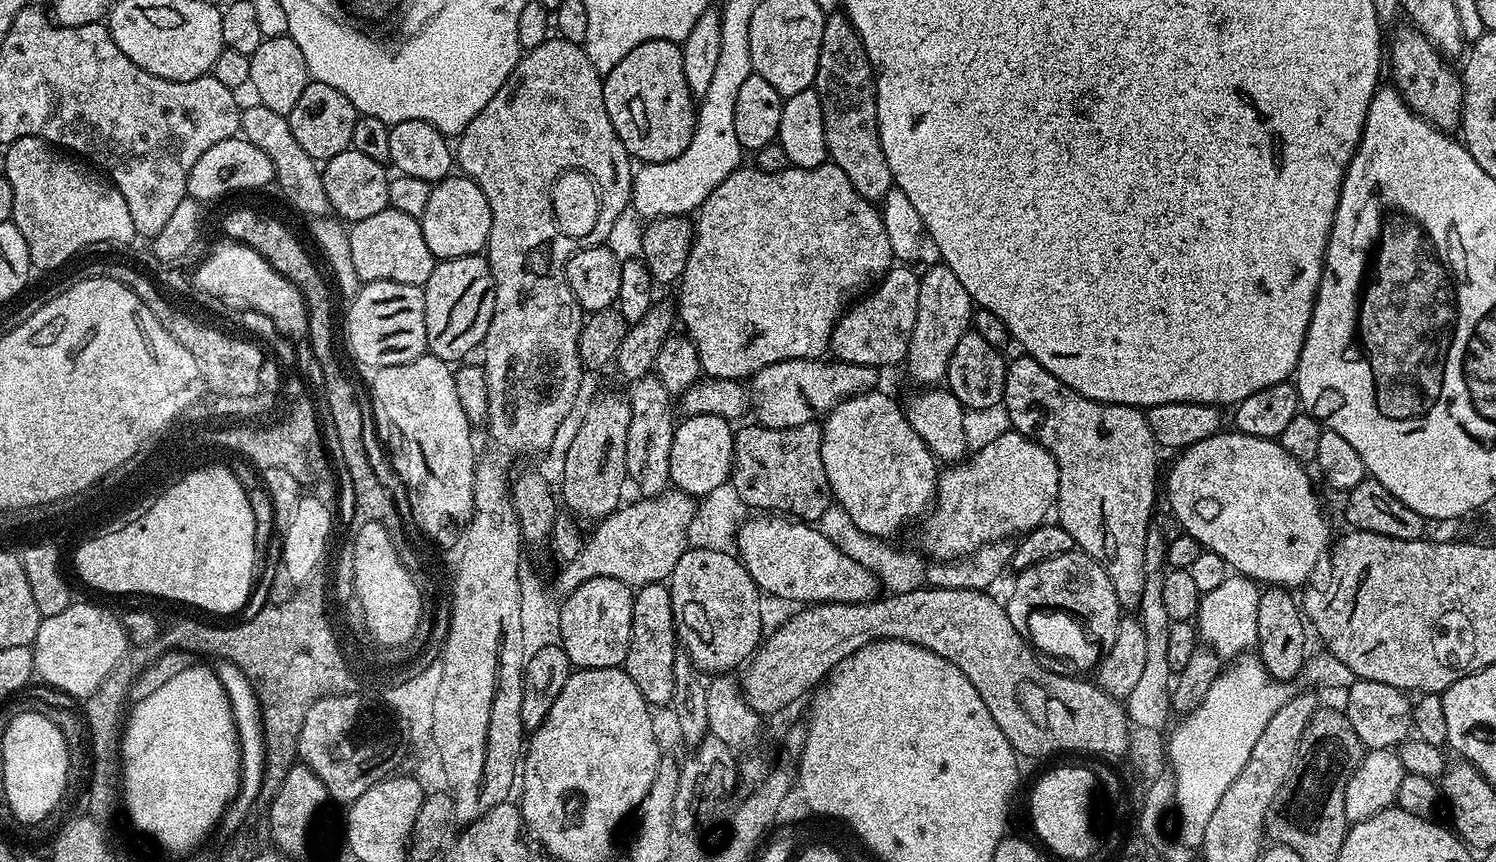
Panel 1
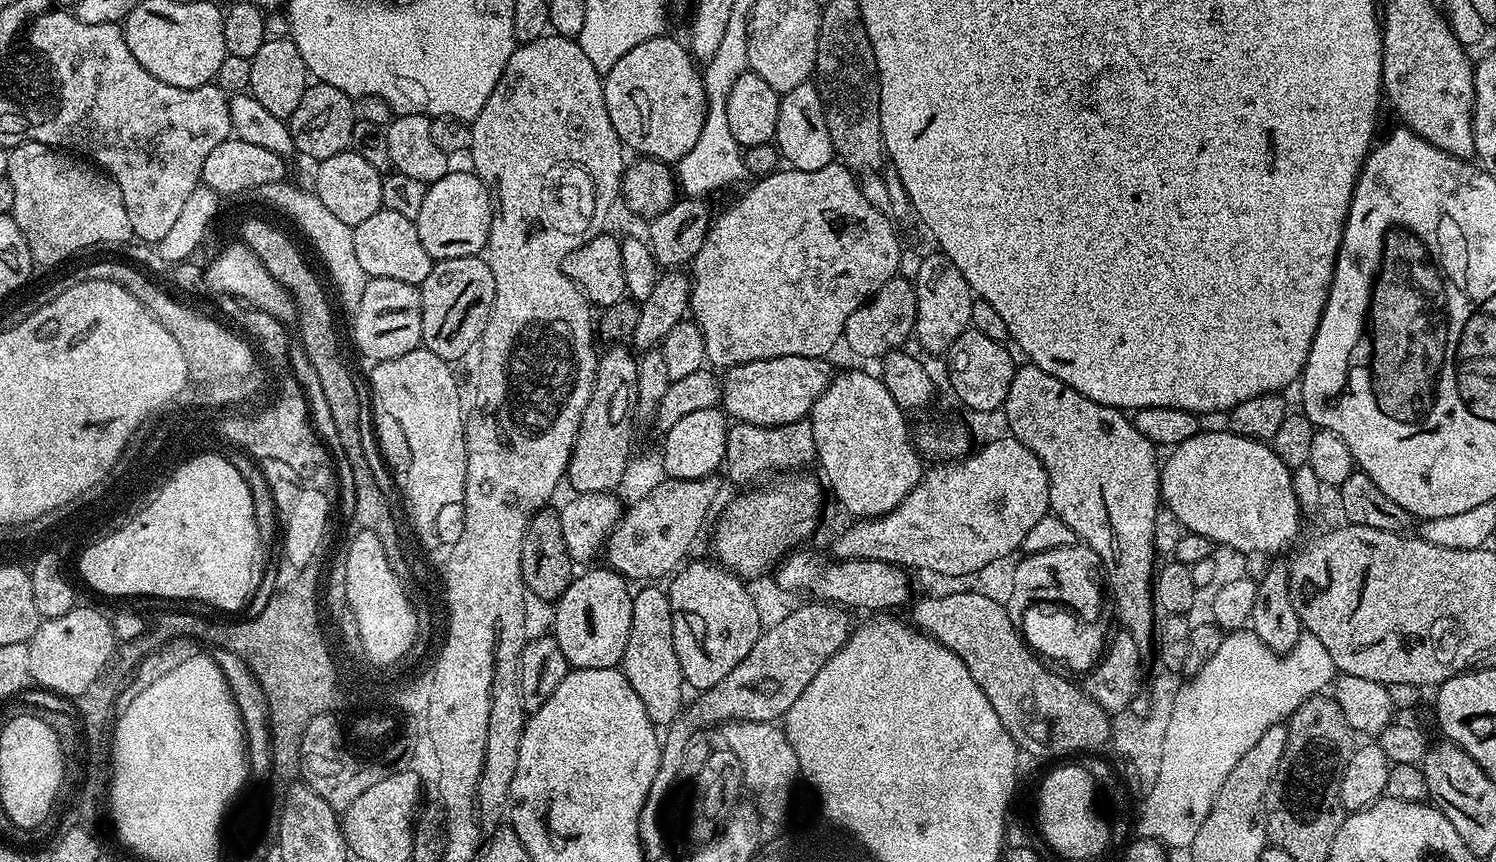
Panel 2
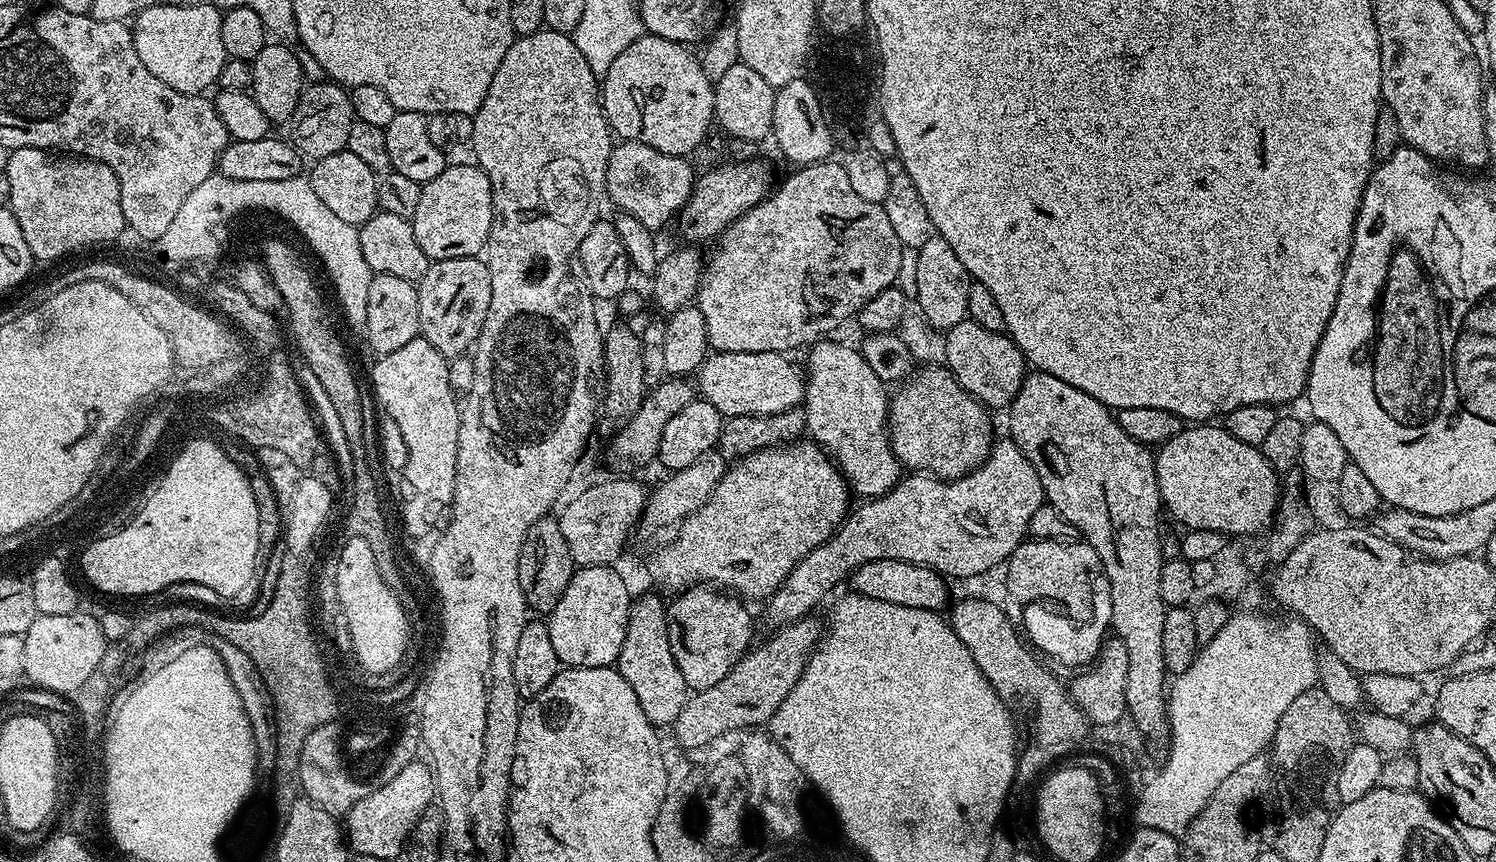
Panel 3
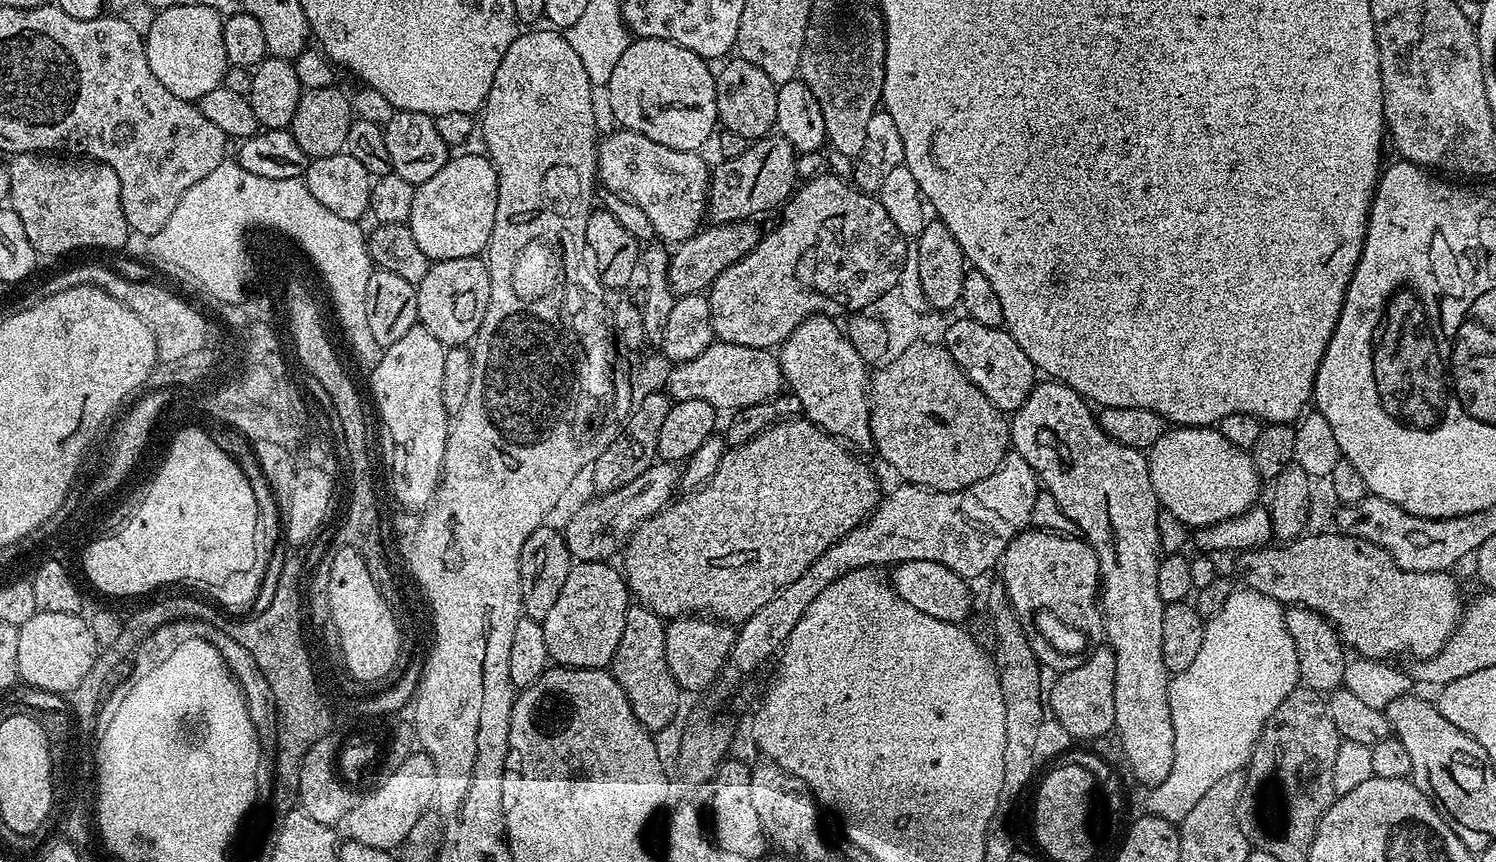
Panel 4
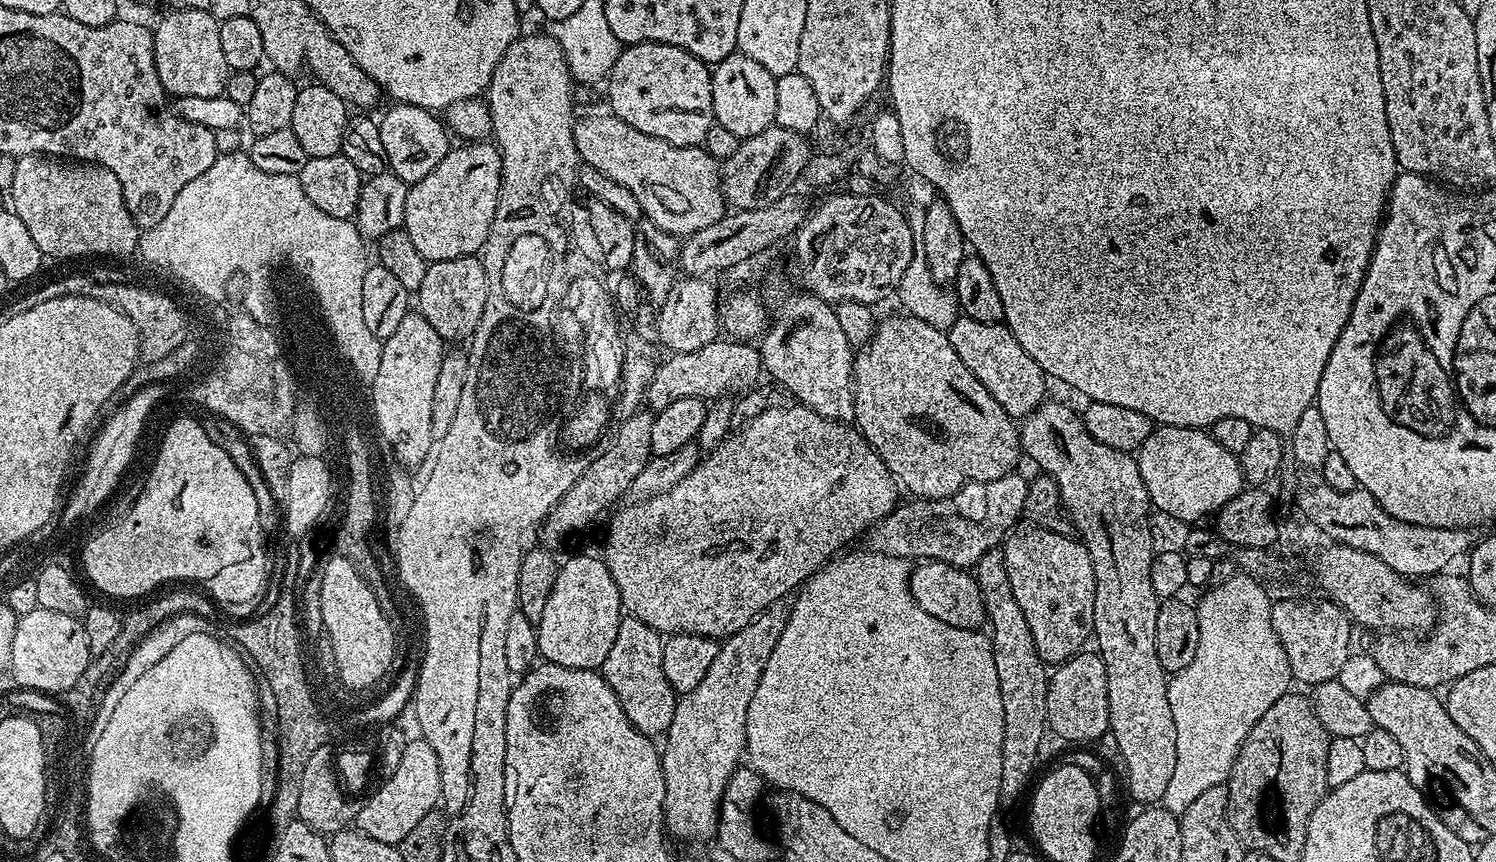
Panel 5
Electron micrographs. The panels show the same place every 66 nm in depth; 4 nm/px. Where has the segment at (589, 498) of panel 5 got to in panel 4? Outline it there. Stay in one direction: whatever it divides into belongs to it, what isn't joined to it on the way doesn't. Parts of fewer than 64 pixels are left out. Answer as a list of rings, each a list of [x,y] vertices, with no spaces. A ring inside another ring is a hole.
[[[664,390],[654,394],[649,394],[646,398],[635,401],[632,412],[628,420],[619,425],[618,430],[621,436],[609,439],[608,445],[602,451],[596,461],[592,462],[590,473],[592,480],[596,483],[597,493],[616,490],[620,486],[625,486],[628,482],[638,477],[638,474],[645,473],[650,466],[658,460],[656,451],[658,450],[658,434],[662,430],[662,422],[666,414],[670,414],[673,401]]]

